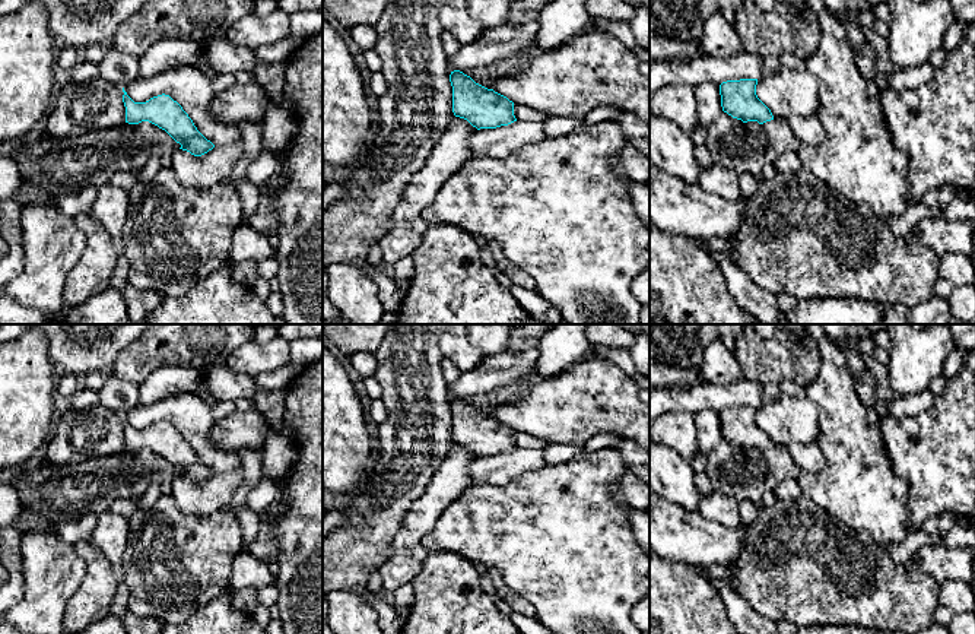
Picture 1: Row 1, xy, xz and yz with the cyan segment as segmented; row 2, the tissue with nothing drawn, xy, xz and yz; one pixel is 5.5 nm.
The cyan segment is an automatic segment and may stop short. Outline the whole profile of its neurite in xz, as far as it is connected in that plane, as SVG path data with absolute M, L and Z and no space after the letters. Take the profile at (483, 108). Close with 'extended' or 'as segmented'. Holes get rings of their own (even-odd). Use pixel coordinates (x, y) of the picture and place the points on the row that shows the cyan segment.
M460 70L450 75L452 86L452 112L477 130L496 129L517 121L514 102L506 96L476 83Z; as segmented

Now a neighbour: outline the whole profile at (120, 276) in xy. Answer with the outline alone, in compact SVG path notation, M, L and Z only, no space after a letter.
M121 254L117 260L117 264L114 267L111 280L109 280L109 288L123 291L126 285L128 283L128 270L130 270L130 263L128 260Z

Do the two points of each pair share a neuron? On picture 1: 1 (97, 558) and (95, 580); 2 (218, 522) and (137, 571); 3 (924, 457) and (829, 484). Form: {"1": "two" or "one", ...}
{"1": "one", "2": "one", "3": "two"}

